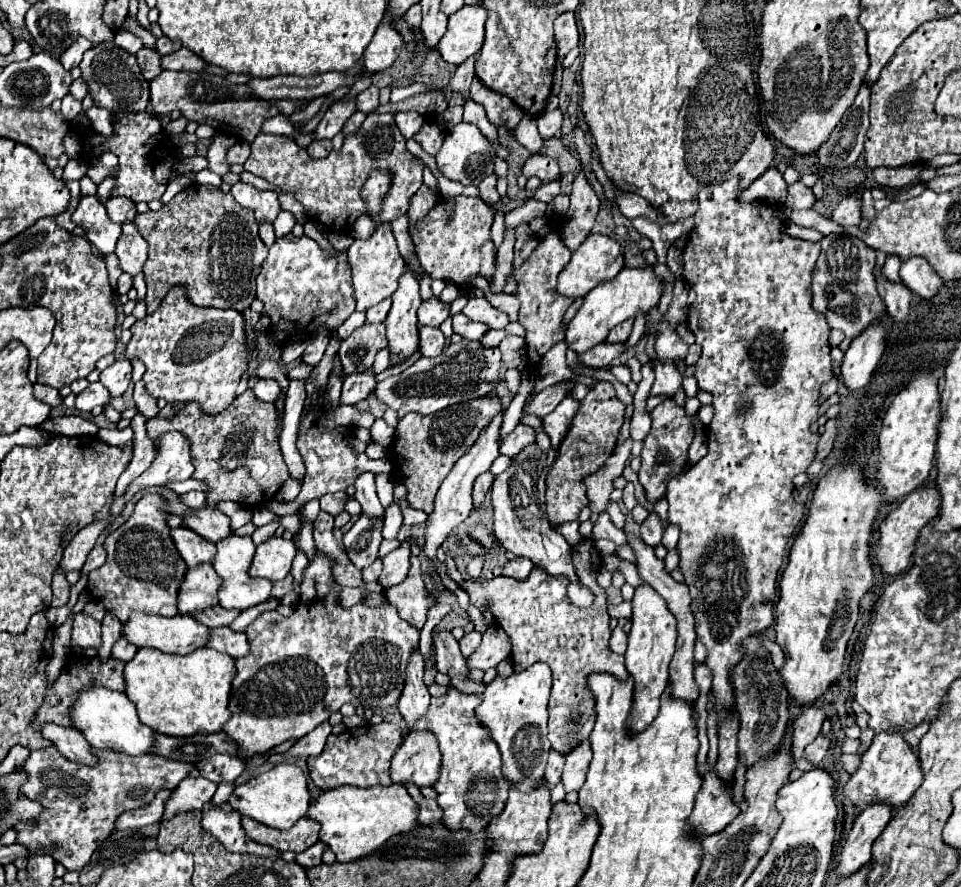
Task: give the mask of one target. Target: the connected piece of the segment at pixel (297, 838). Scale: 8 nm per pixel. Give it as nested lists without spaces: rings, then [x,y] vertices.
[[[242,817],[242,827],[246,835],[256,843],[270,845],[280,851],[294,851],[294,853],[302,853],[314,843],[318,843],[318,833],[320,833],[318,823],[308,817],[298,819],[298,823],[290,827],[290,831],[274,831],[272,827],[262,827],[262,823],[250,817]]]

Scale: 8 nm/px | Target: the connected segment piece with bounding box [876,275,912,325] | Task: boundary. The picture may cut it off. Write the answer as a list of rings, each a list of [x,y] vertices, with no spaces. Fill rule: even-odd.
[[[884,275],[878,277],[876,281],[878,281],[878,293],[882,295],[882,301],[884,301],[886,311],[892,317],[892,321],[896,325],[904,323],[906,315],[910,313],[910,301],[912,301],[910,289],[904,287],[904,285],[890,283]]]

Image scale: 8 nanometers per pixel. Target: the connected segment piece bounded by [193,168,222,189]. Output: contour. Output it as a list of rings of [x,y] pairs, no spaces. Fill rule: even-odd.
[[[206,168],[204,171],[196,173],[196,177],[194,177],[193,182],[200,183],[200,185],[212,185],[212,187],[216,187],[216,189],[218,189],[218,187],[220,187],[220,183],[222,183],[222,177]]]

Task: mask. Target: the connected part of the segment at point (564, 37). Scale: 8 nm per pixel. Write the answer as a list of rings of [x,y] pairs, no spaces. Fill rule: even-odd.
[[[562,13],[554,21],[554,33],[556,33],[558,57],[564,59],[566,53],[578,45],[578,27],[576,27],[574,13]]]

